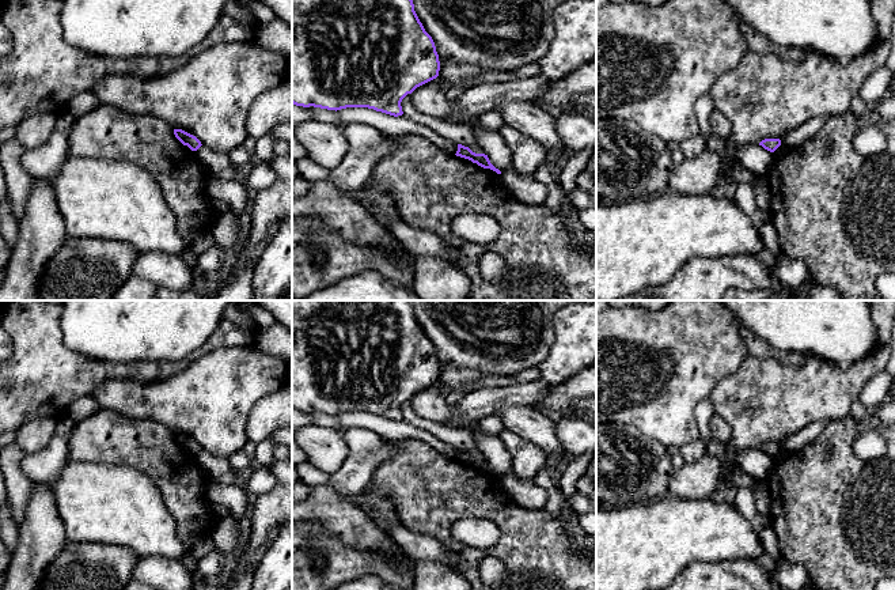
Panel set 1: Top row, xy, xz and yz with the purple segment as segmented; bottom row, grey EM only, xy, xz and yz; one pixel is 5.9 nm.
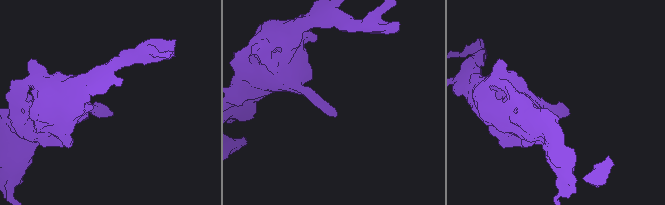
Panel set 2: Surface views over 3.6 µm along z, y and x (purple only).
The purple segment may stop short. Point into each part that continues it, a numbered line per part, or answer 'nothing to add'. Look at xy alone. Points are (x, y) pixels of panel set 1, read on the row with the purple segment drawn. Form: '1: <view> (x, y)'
nothing to add

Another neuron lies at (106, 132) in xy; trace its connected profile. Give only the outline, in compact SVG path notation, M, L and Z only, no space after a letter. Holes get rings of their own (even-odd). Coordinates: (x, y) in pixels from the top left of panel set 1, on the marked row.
M101 103L75 121L68 154L122 160L145 170L159 184L189 250L191 232L211 230L219 218L206 196L211 174L163 120Z

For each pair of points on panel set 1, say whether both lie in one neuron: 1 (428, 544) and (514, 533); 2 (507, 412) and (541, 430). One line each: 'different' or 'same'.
1: different
2: same

